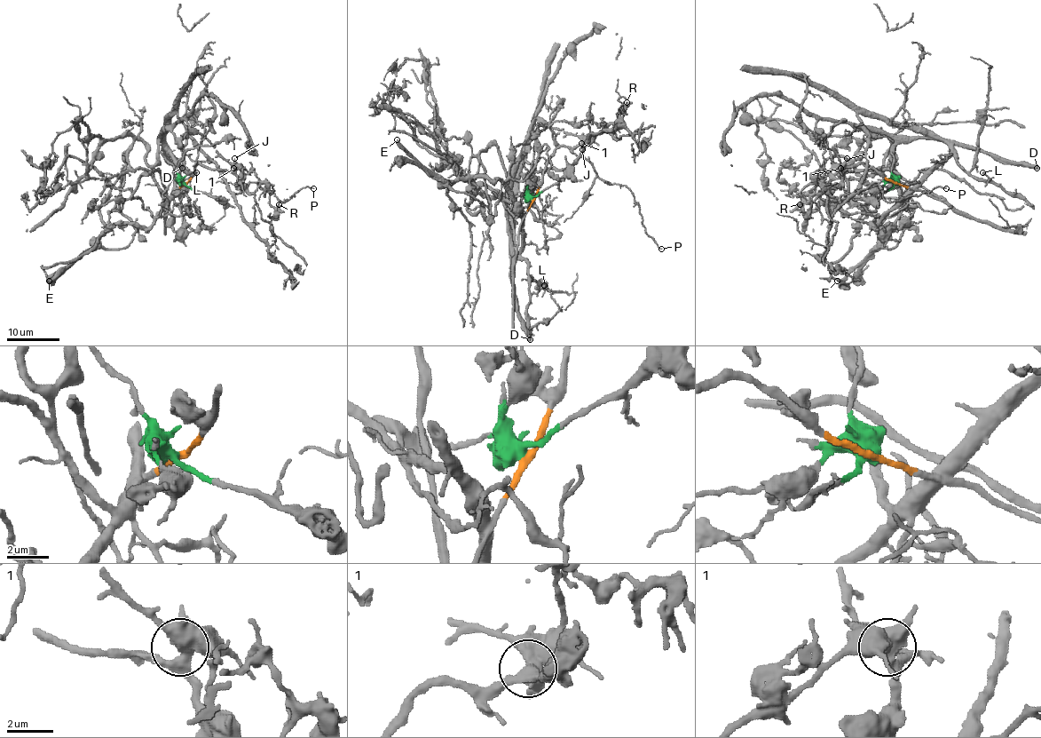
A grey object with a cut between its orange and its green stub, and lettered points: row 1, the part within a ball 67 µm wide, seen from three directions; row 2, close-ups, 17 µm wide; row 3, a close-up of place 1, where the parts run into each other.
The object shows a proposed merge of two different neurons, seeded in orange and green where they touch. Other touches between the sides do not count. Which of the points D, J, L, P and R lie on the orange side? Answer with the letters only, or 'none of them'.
J, R

